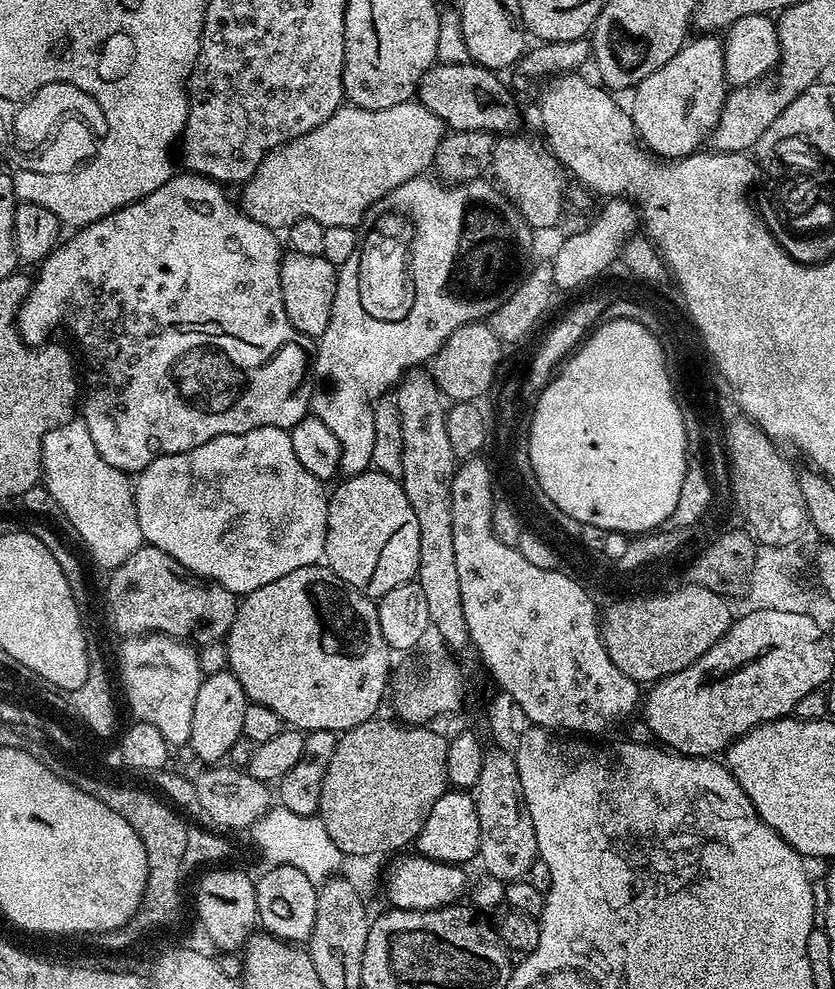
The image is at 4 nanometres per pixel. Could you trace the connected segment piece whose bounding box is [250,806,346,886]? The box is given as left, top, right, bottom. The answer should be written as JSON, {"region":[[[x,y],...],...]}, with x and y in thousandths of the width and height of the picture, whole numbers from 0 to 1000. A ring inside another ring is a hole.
{"region":[[[327,815],[309,832],[302,834],[299,844],[308,859],[322,870],[322,875],[352,876],[352,880],[362,880],[362,884],[380,896],[401,887],[408,881],[407,873],[414,870],[405,855],[395,851],[395,843],[390,843],[390,835],[386,835],[382,824],[363,825],[352,823],[352,819]]]}

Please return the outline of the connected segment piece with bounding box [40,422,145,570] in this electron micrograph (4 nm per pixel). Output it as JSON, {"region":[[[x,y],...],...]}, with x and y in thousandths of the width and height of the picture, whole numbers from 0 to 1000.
{"region":[[[83,427],[60,435],[50,447],[48,471],[51,492],[56,493],[65,508],[69,508],[77,518],[77,526],[86,529],[87,536],[96,541],[97,548],[105,553],[105,558],[117,573],[133,576],[146,572],[146,568],[151,568],[151,564],[156,564],[160,556],[174,553],[170,532],[165,532],[159,486],[154,478],[132,471],[132,467],[127,467],[127,463],[117,459],[117,451],[113,451],[108,435],[103,435],[101,428]]]}

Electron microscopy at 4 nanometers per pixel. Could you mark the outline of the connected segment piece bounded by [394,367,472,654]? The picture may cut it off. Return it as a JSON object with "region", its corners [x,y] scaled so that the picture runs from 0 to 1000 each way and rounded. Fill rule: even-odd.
{"region":[[[507,371],[496,372],[486,377],[479,387],[472,393],[472,399],[477,406],[477,423],[481,423],[481,479],[477,482],[484,493],[486,504],[491,504],[491,512],[501,524],[501,576],[498,586],[505,593],[505,601],[510,601],[510,614],[515,617],[515,632],[525,642],[532,646],[532,651],[538,660],[562,658],[565,655],[565,646],[558,633],[558,620],[553,618],[553,593],[549,593],[549,568],[544,565],[544,520],[541,519],[541,484],[549,472],[549,462],[544,459],[544,451],[539,451],[539,443],[534,439],[534,404],[527,399],[527,391],[520,386],[516,375]]]}

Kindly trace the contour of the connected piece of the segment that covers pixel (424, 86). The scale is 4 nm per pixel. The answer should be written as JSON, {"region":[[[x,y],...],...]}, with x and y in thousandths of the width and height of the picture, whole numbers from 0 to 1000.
{"region":[[[523,63],[503,81],[502,104],[508,105],[540,132],[572,131],[590,135],[613,135],[623,125],[623,109],[613,93],[599,82],[600,74],[564,63],[534,65]]]}

